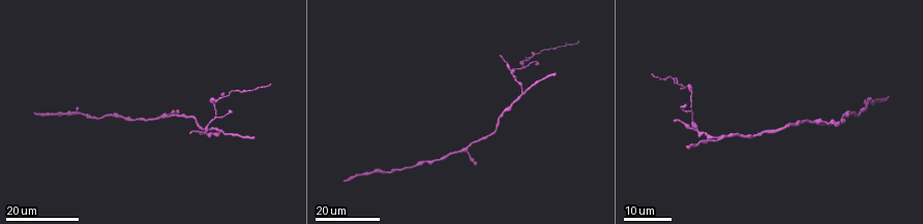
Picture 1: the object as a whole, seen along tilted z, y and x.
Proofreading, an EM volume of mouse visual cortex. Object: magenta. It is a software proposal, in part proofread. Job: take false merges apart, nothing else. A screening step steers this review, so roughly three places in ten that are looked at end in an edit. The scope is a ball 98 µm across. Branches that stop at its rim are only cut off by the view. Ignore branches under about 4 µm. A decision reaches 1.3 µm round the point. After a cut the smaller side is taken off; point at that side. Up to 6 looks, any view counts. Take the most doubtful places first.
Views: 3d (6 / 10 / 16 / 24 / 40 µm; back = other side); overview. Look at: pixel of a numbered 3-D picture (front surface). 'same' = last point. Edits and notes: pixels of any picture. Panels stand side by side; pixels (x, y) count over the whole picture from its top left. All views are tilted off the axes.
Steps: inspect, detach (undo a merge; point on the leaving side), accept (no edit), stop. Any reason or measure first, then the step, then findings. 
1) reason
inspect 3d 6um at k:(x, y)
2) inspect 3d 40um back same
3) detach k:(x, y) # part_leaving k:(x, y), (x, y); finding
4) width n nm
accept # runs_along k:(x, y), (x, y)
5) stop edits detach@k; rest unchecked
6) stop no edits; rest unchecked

thin arm on a thick one
inspect 3d 16um at 1:(214, 116)

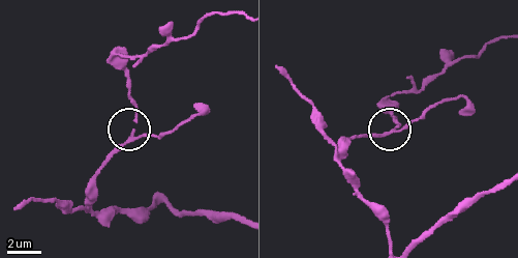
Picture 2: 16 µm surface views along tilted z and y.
closer look
inspect 3d 6um at 2:(396, 130)

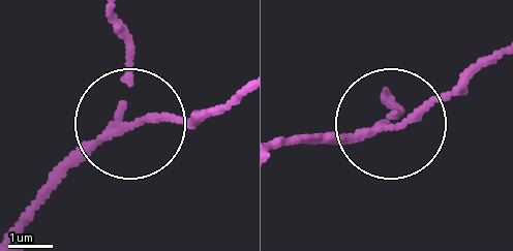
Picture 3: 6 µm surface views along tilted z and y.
side_arm 7 um
detach 3:(173, 114) # part_leaving 3:(121, 132), (211, 116), (241, 95); a second neuron is stuck on

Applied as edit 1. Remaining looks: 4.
three-way junction
inspect 3d 24um at 1:(206, 132)

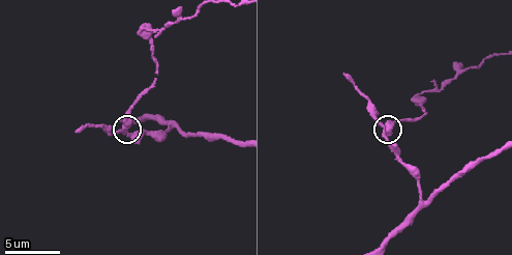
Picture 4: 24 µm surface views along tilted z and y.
inspect 3d 10um at 4:(125, 124)

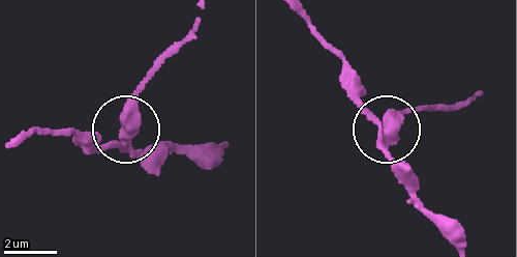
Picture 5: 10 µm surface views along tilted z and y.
width 450 nm
accept # runs_along 5:(452, 239), (394, 163), (386, 132), (352, 84); continuous, no second neuron

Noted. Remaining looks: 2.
three-way junction
inspect 3d 10um at 4:(422, 202)

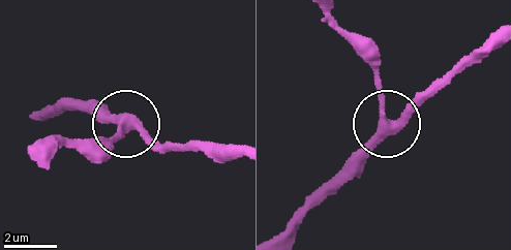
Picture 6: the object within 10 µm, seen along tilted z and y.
width 340 nm
accept # runs_along 6:(37, 113), (67, 108), (132, 125), (166, 150); one neuron here

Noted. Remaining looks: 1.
stop edits detach@3; rest unchecked

